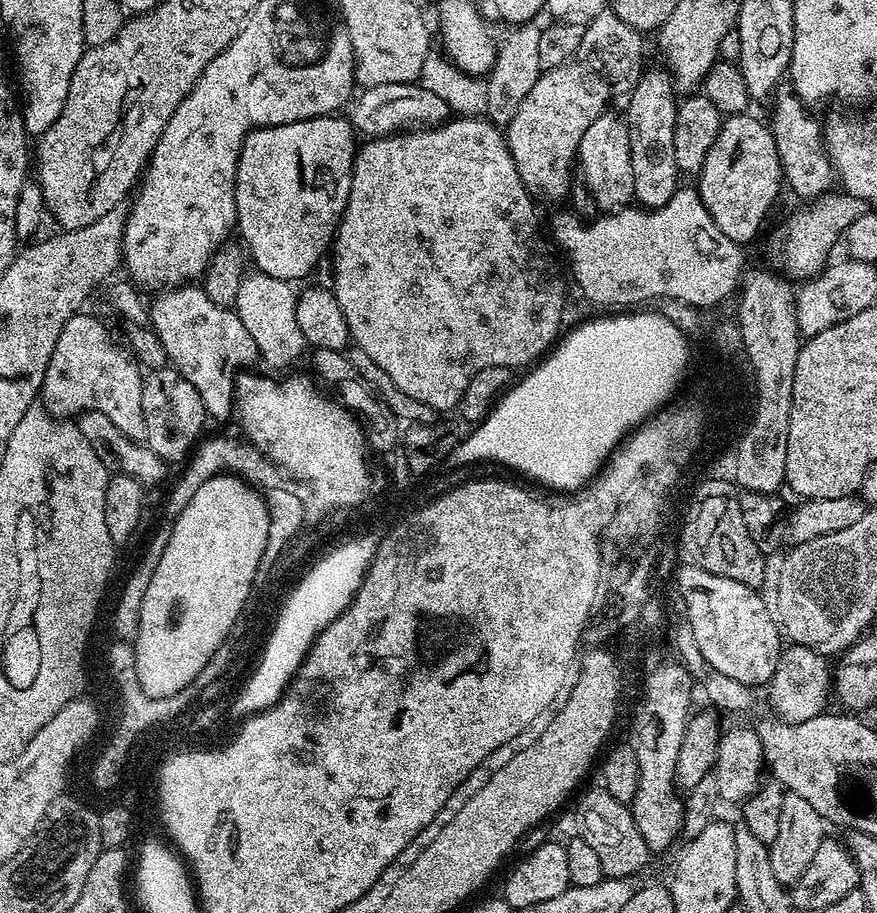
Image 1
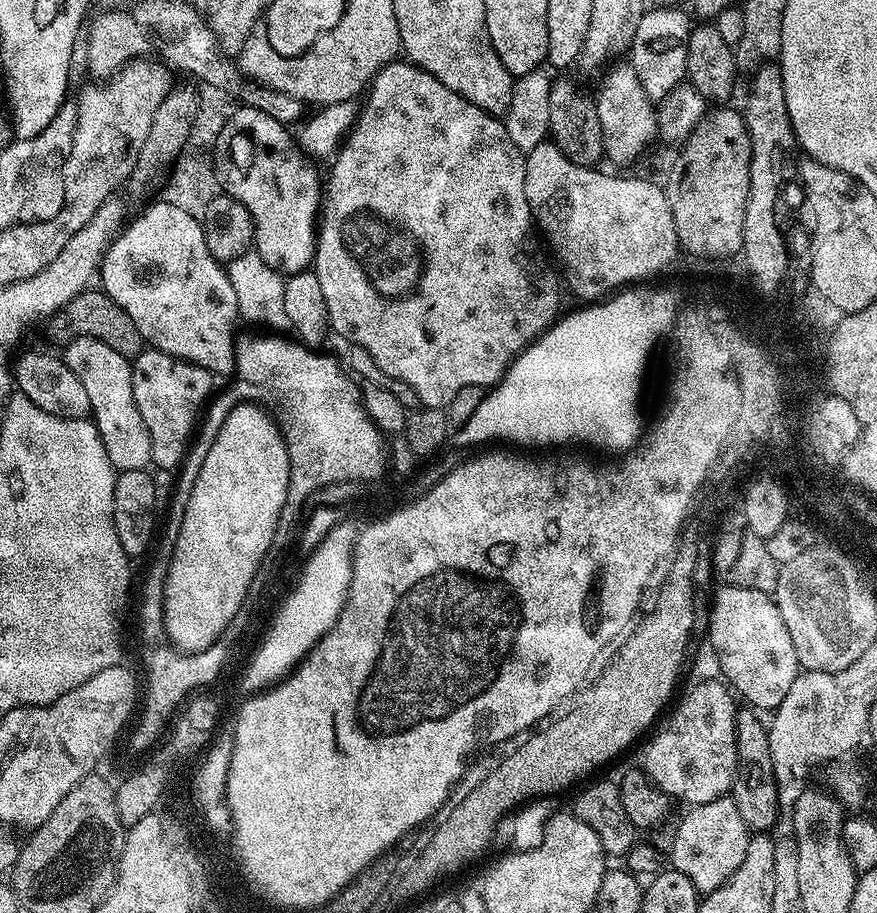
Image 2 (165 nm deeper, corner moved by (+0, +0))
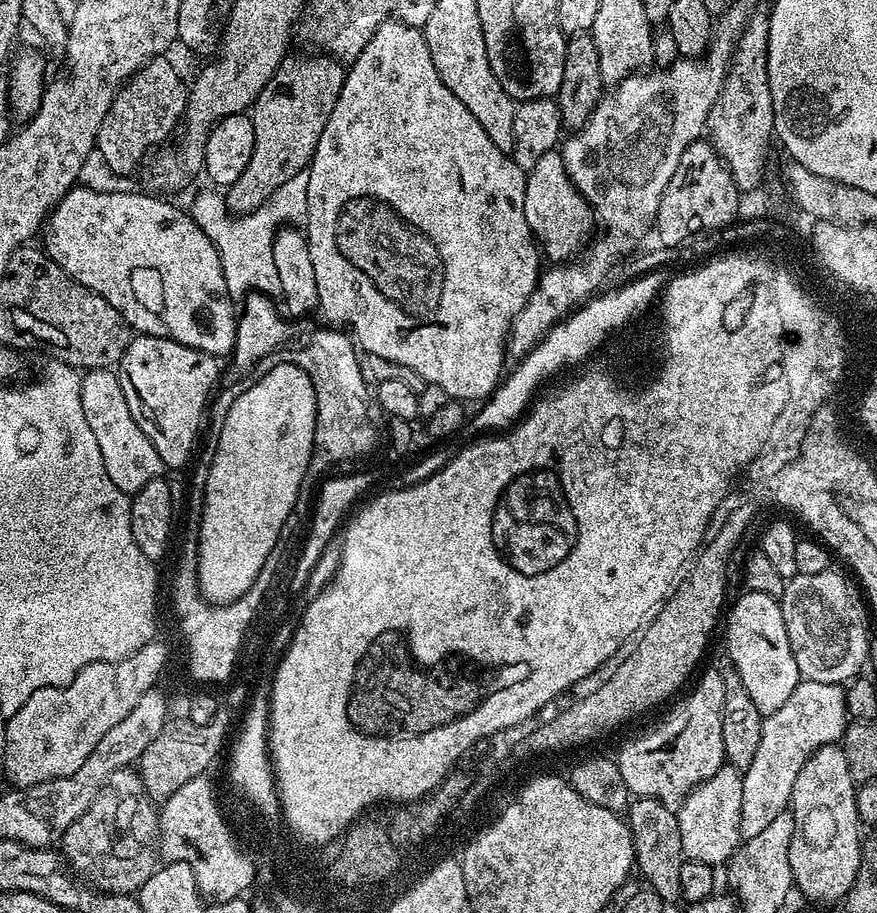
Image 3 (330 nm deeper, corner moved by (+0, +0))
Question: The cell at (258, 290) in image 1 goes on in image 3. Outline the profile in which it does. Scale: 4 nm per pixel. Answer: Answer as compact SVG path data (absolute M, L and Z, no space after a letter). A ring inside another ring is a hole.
M307 171L294 174L290 182L282 182L274 194L258 210L236 214L228 211L223 195L216 192L200 192L192 200L190 215L201 230L214 242L218 258L222 262L222 274L226 278L228 296L234 302L243 301L249 292L260 292L269 298L279 297L282 281L274 267L274 238L285 226L300 226L308 219L306 202Z

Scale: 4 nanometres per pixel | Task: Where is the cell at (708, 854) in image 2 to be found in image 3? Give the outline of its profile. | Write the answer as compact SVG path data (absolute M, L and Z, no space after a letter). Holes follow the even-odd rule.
M725 766L706 782L702 782L678 806L678 830L682 834L682 850L688 860L703 864L727 865L742 843L740 819L742 818L742 786L744 777L741 769Z

